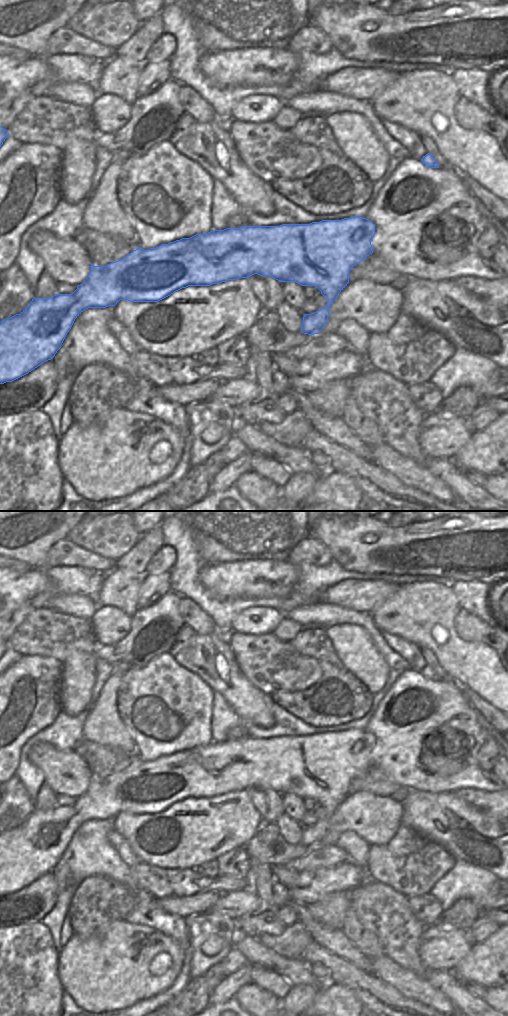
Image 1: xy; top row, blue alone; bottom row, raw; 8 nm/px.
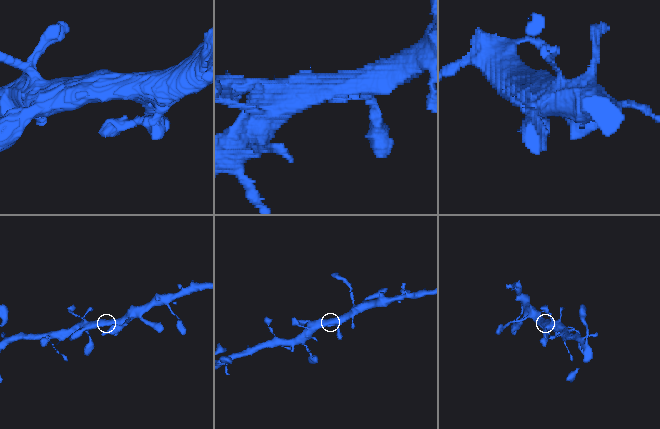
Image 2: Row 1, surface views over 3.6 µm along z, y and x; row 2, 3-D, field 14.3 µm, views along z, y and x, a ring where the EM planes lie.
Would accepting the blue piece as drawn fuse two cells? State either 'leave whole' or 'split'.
leave whole

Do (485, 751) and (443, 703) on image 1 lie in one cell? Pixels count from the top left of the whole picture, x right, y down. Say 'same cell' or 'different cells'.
different cells

